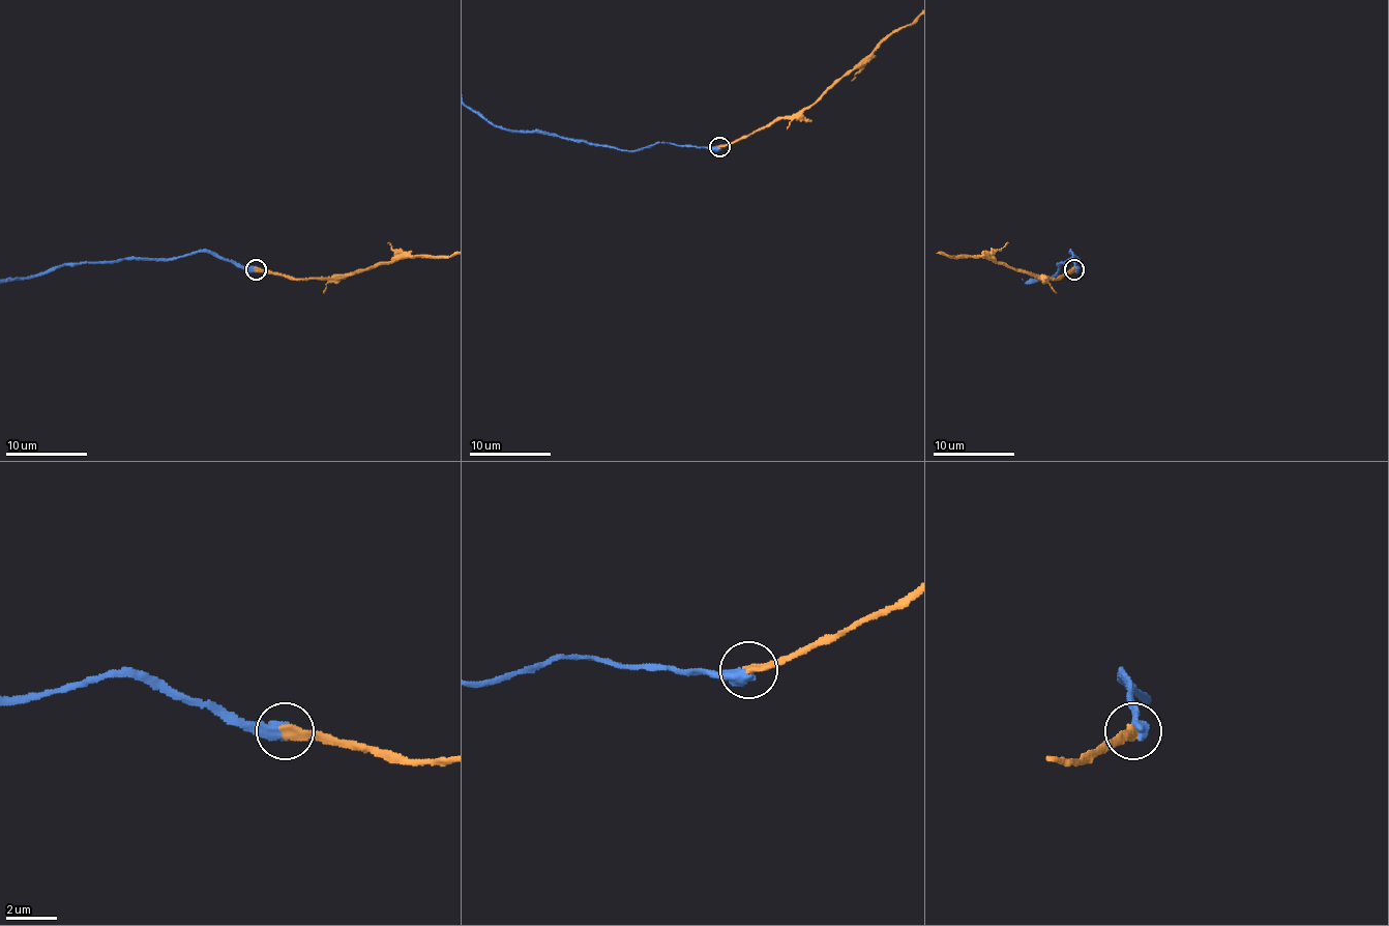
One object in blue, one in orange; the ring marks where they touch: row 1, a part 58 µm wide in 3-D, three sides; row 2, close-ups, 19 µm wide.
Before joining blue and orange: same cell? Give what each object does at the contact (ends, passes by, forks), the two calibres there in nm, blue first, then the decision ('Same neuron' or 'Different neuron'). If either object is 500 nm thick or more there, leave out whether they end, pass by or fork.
Thickness 550 nm (blue) against 340 nm. Same neuron

